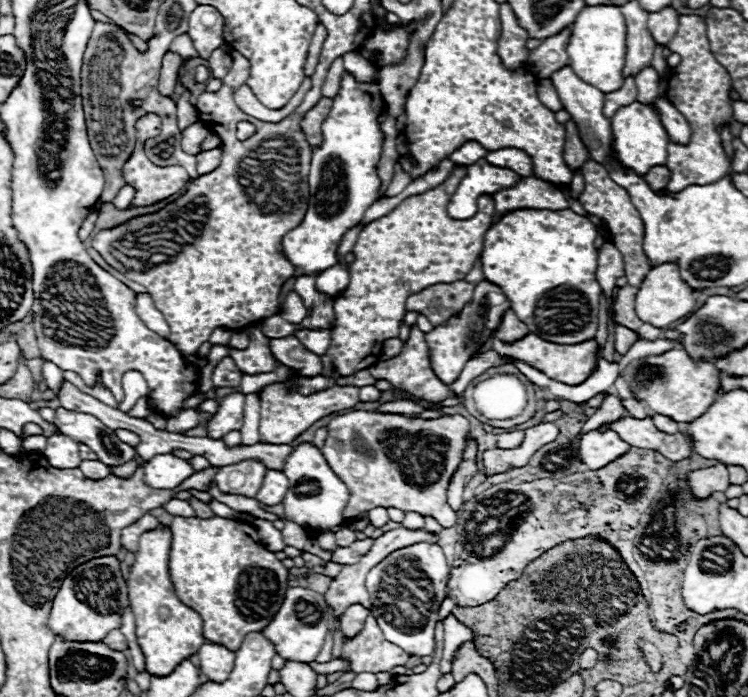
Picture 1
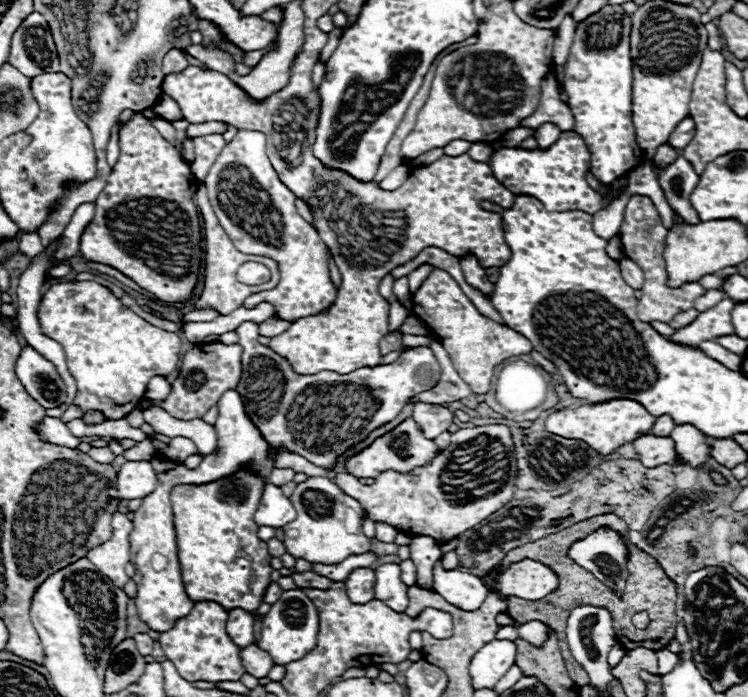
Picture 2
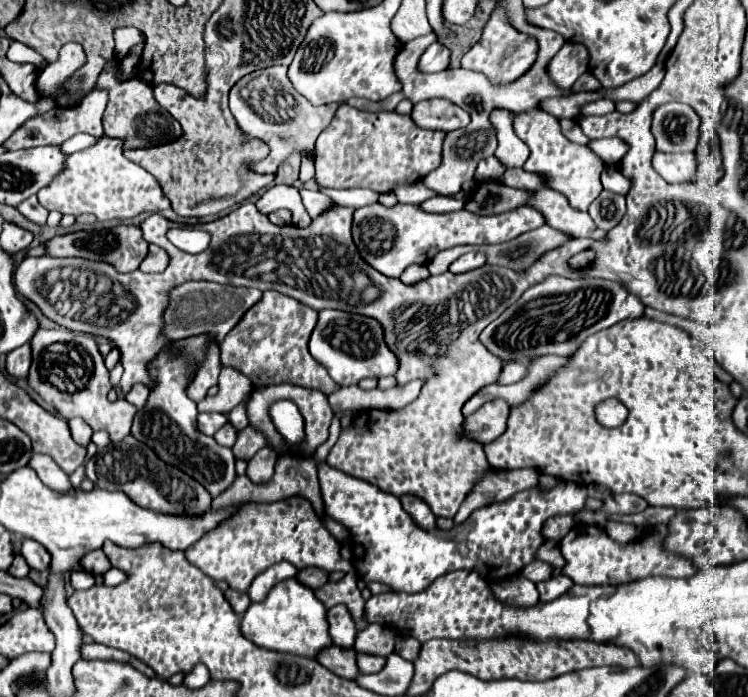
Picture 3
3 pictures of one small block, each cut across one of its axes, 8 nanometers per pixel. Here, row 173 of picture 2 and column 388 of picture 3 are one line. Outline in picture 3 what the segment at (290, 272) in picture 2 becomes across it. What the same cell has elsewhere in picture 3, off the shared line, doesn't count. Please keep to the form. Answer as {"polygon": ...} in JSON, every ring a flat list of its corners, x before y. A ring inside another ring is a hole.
{"polygon":[[370,204,354,210,352,222,352,238,358,246,360,256,374,266,378,272,400,278,406,266,410,264,428,264,432,256,444,248,452,248,458,244,498,244,508,242,524,232,544,226,544,216,532,206,520,206,516,210,496,214,496,216,476,216,466,210,448,212,448,214,428,214,418,210,412,204,398,204,394,208,386,208,380,204]]}

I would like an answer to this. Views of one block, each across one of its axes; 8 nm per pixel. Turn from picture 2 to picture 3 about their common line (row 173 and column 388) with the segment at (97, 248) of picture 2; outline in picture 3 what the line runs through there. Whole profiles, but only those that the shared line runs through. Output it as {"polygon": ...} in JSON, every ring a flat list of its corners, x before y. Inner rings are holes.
{"polygon":[[340,104,334,120,316,140,316,180,322,186,334,188,368,188,378,194,392,192,394,186,416,182,440,164,444,136,446,134,438,130,418,128,410,116,402,116,396,112,364,112,348,104]]}

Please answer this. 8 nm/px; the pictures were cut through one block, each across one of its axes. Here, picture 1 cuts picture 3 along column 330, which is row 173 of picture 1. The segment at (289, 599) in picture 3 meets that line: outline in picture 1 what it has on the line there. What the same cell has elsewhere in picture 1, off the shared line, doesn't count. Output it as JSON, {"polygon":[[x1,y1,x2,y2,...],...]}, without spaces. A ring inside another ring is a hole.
{"polygon":[[632,102,628,106,622,106,616,110,616,114,610,118,612,122,612,136,614,136,614,154,620,160,624,168,632,168,640,176,644,176,652,166,664,166,666,164,666,148,668,148,668,134,658,118,654,104,642,104]]}

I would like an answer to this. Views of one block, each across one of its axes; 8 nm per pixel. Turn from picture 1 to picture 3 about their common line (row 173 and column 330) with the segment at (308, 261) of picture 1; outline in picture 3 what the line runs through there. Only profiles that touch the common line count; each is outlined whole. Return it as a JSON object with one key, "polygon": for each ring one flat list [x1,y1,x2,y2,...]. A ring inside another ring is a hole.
{"polygon":[[322,310,318,324,310,336,310,354,328,370,330,378,338,386,352,386,364,378,394,376,398,370,398,358,384,342,384,330,380,322,362,314,350,314,342,310]]}

